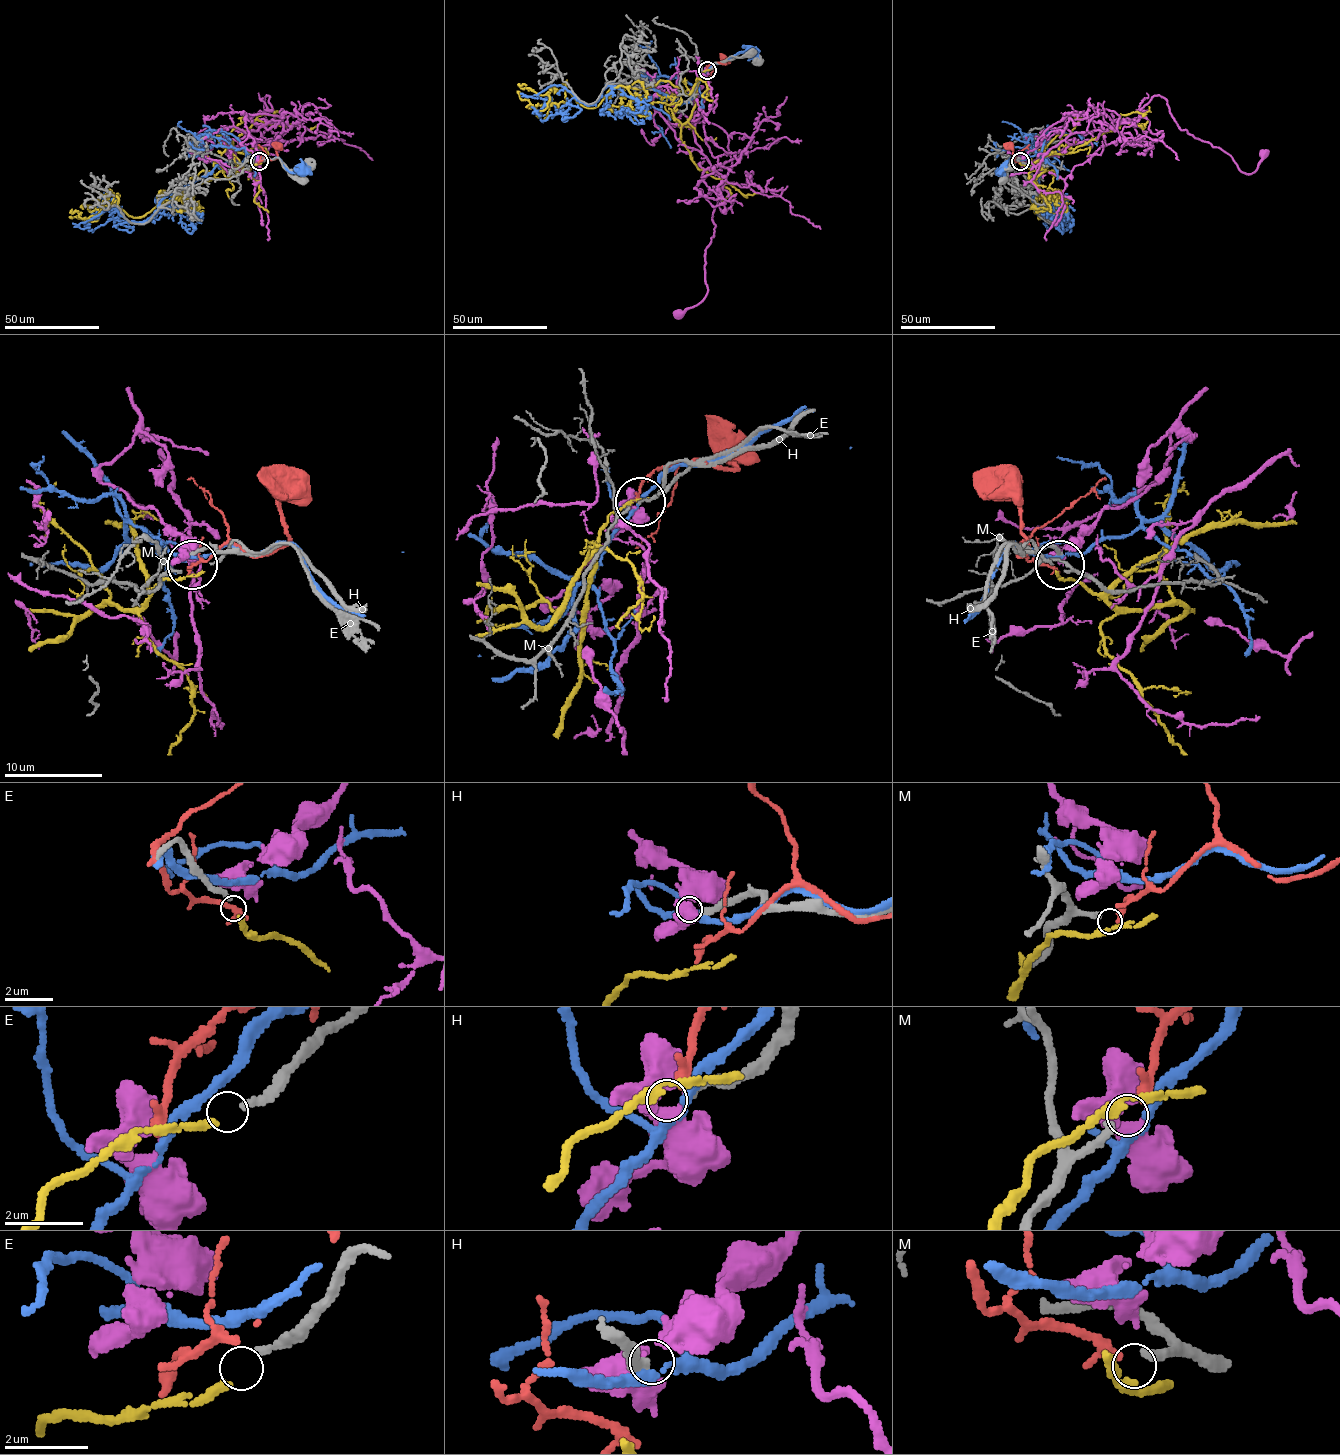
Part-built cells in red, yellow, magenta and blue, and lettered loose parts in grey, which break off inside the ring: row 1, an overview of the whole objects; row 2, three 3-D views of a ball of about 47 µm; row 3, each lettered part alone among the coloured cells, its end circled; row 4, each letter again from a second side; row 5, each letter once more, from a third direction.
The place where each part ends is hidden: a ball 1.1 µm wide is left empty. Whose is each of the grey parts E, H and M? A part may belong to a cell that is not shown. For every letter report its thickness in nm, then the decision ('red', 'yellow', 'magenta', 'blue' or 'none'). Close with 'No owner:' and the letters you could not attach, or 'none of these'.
E: calibre 190 nm; yellow
H: calibre 240 nm; none
M: calibre 200 nm; red
No owner: H

